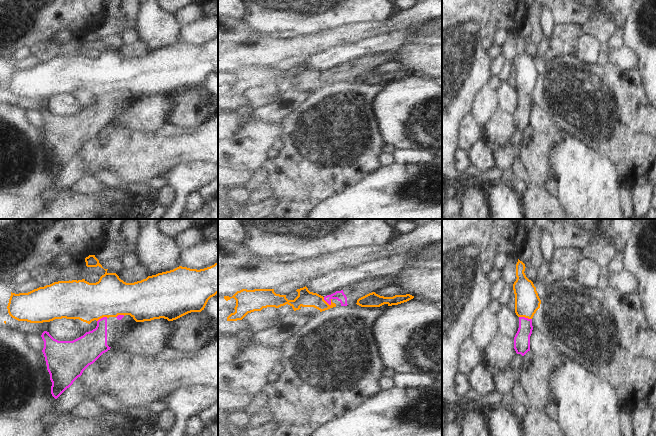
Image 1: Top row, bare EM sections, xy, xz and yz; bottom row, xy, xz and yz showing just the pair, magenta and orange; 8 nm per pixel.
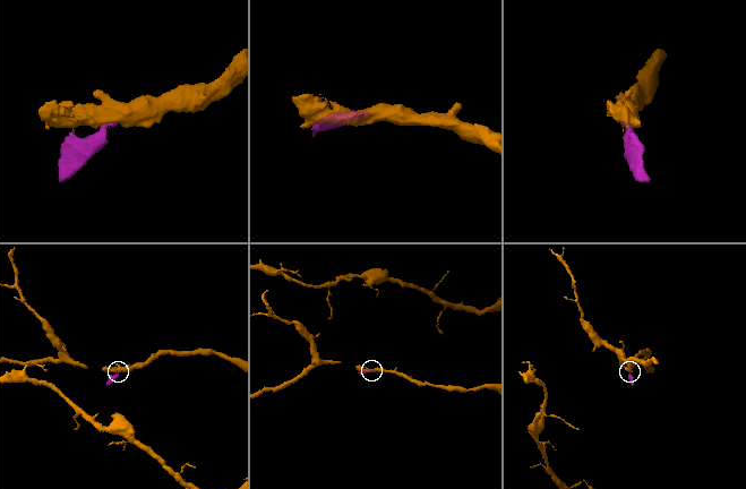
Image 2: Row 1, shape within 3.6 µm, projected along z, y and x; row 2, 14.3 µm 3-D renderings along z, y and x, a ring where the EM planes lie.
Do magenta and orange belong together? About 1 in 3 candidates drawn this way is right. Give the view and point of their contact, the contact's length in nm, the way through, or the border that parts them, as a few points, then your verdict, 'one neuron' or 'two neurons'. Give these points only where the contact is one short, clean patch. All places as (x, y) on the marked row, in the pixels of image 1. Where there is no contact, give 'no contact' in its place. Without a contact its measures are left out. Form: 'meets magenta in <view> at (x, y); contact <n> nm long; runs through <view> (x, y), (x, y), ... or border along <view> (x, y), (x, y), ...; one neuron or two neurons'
meets magenta in xz at (327, 302); contact 90 nm long; border along xz (323, 297), (331, 304); two neurons

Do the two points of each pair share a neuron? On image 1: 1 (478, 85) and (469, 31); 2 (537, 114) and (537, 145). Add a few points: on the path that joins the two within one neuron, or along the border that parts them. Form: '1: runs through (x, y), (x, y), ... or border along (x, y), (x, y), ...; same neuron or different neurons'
1: runs through (469, 72), (469, 44); same neuron
2: border along (530, 126), (549, 136), (556, 144); different neurons

